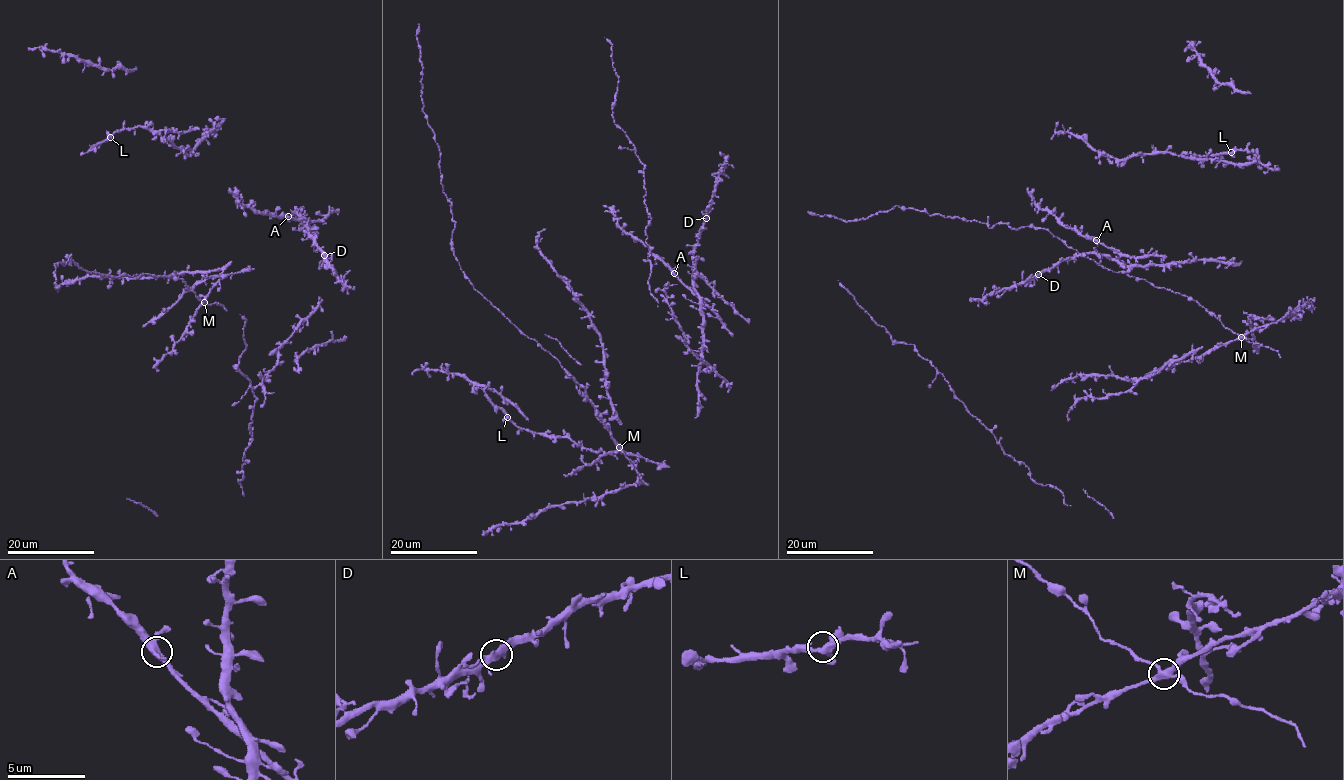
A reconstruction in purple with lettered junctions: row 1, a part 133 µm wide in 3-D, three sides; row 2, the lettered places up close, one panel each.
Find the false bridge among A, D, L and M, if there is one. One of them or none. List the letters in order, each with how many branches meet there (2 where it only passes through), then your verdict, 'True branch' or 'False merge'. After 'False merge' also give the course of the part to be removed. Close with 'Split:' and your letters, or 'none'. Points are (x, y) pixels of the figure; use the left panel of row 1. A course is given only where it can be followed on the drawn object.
A: Branches: 4. True branch
D: Branches: 4. True branch
L: Branches: 4. True branch
M: Branches: 4. True branch
Split: none

